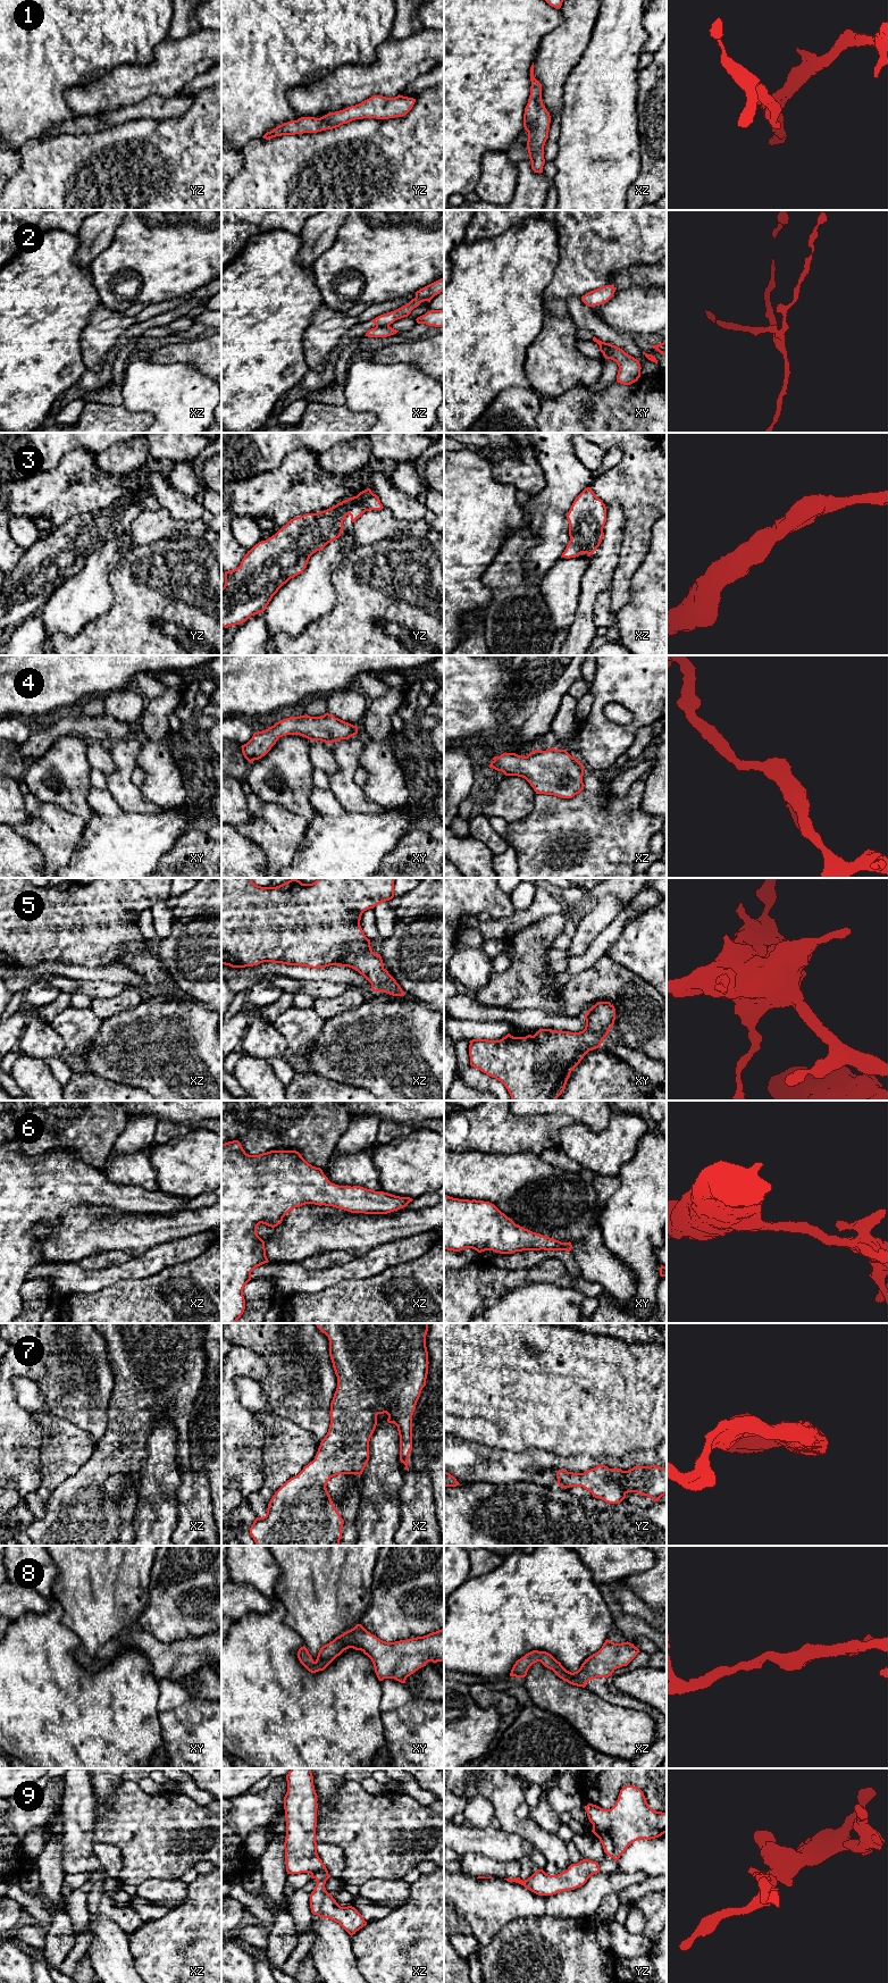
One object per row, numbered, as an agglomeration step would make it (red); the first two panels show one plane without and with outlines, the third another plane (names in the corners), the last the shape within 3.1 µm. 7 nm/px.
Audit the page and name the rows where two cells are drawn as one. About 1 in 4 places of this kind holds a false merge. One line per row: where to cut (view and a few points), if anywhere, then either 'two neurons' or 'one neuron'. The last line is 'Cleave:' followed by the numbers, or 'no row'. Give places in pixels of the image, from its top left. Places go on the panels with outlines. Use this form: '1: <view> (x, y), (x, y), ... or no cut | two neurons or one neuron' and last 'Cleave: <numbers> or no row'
1: no cut | one neuron
2: xz (388, 325), (376, 327) | two neurons
3: no cut | one neuron
4: no cut | one neuron
5: no cut | one neuron
6: no cut | one neuron
7: no cut | one neuron
8: no cut | one neuron
9: no cut | one neuron
Cleave: 2

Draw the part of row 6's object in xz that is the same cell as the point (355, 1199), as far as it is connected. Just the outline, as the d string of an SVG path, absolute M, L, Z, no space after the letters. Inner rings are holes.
M238 1140L221 1145L221 1323L236 1323L245 1310L244 1286L251 1272L265 1263L265 1241L258 1236L260 1223L275 1228L295 1207L325 1205L351 1213L387 1214L413 1199L360 1186L332 1183L320 1168L309 1164L296 1151L270 1151L249 1155Z

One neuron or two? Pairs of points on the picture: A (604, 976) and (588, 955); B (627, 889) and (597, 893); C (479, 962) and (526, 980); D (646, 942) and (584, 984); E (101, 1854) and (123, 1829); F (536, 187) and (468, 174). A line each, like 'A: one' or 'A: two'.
A: two
B: one
C: two
D: two
E: two
F: two

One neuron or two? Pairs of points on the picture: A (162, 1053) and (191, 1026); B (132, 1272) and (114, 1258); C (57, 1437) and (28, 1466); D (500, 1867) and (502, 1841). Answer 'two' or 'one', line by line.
A: one
B: two
C: two
D: two

